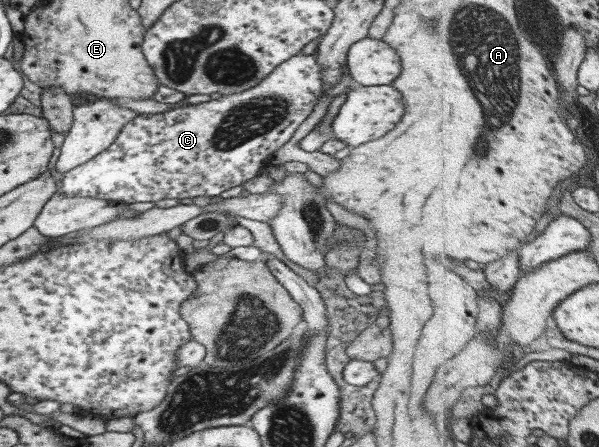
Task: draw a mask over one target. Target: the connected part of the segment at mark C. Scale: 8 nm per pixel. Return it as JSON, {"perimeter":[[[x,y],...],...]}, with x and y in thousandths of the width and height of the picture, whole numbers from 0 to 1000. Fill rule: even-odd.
{"perimeter":[[[497,114],[491,125],[481,130],[474,139],[457,150],[431,188],[426,188],[421,197],[401,206],[391,206],[382,213],[369,213],[357,224],[337,228],[332,233],[314,235],[307,233],[304,239],[294,237],[290,244],[274,244],[267,253],[247,253],[227,257],[219,273],[214,273],[197,300],[187,322],[174,331],[164,347],[155,349],[142,365],[132,367],[129,374],[110,383],[105,389],[105,398],[100,407],[100,432],[117,443],[119,438],[134,441],[154,441],[170,447],[189,447],[199,454],[220,452],[260,452],[260,447],[277,447],[277,443],[327,443],[327,438],[364,438],[371,434],[374,425],[387,421],[387,416],[397,416],[424,394],[431,394],[434,376],[441,376],[444,365],[449,362],[454,340],[464,336],[471,322],[484,313],[491,293],[497,286],[497,280],[508,273],[511,260],[521,251],[524,233],[531,228],[534,219],[534,206],[538,206],[538,154],[531,150],[531,136],[528,136],[528,119],[508,123]]]}

